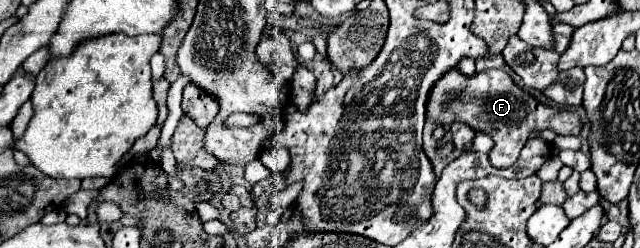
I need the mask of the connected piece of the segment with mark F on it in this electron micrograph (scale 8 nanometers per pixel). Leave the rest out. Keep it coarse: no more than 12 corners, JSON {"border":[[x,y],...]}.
{"border":[[501,69],[447,71],[427,119],[457,121],[495,141],[511,167],[531,131],[581,133],[577,113],[553,109]]}

